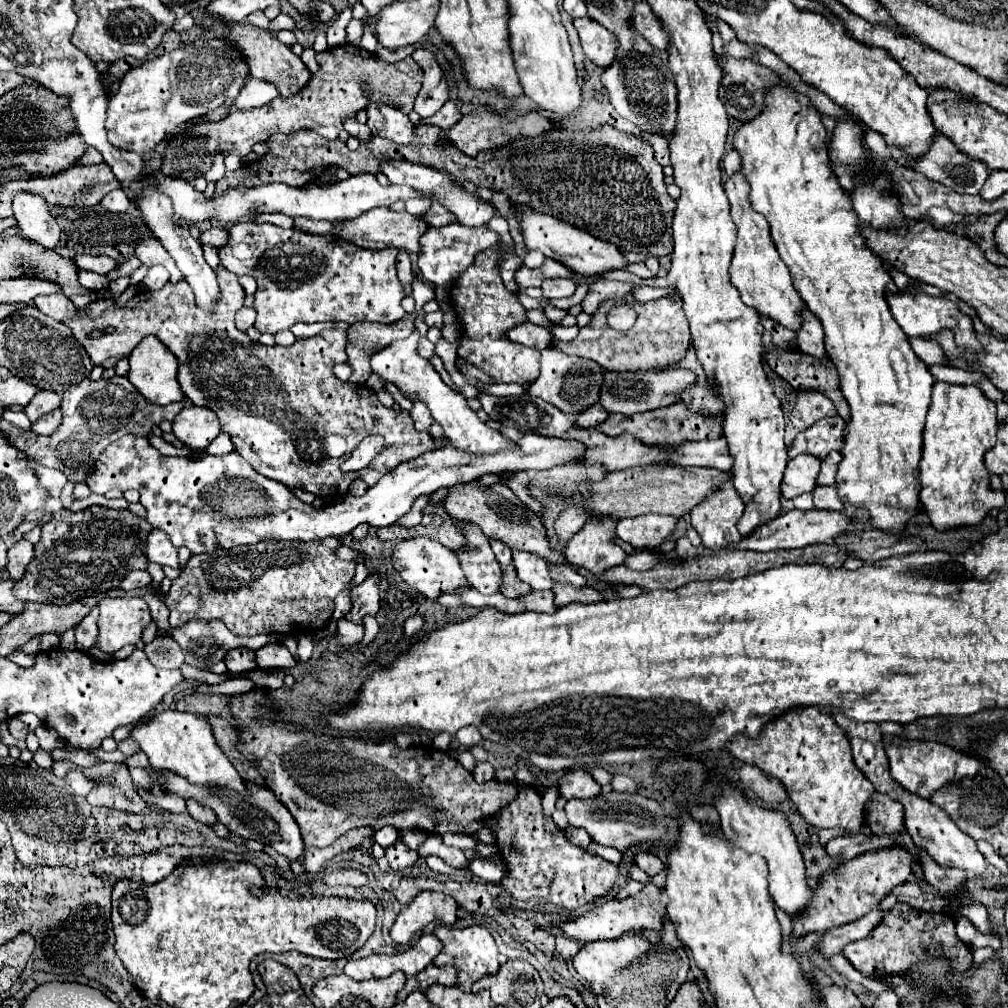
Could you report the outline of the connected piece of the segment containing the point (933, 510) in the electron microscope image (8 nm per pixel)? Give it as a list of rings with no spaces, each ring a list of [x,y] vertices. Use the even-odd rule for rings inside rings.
[[[935,381],[923,431],[923,457],[919,463],[921,503],[935,529],[945,531],[979,523],[989,509],[1005,505],[1005,493],[989,487],[989,471],[983,465],[985,451],[995,445],[997,427],[995,403],[989,401],[979,387]]]

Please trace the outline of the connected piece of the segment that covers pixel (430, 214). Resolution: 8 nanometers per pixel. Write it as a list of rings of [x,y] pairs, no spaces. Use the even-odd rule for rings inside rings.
[[[433,201],[431,209],[429,209],[423,217],[425,217],[431,225],[447,225],[447,223],[451,223],[451,221],[457,221],[457,219],[455,219],[455,215],[453,215],[451,211],[443,209],[437,201]]]

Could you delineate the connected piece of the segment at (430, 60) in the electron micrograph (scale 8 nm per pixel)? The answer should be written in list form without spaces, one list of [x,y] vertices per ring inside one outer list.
[[[415,49],[411,55],[423,69],[423,87],[415,99],[415,111],[423,117],[431,117],[437,113],[443,103],[449,99],[451,89],[445,79],[445,71],[437,63],[435,55],[429,49]]]

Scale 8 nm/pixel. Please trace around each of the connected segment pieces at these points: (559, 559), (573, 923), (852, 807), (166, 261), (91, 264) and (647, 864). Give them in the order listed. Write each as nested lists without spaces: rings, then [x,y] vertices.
[[[479,483],[455,485],[455,487],[451,487],[449,497],[445,499],[445,507],[453,521],[475,523],[485,533],[485,537],[499,539],[509,549],[533,553],[537,557],[543,557],[547,563],[569,565],[569,561],[565,559],[565,553],[549,545],[541,517],[537,513],[533,513],[525,503],[521,503],[517,499],[517,495],[505,485],[489,485],[489,487],[479,485]]]
[[[647,885],[641,889],[637,895],[629,895],[625,899],[613,899],[605,901],[603,905],[597,905],[593,911],[561,923],[561,929],[565,935],[593,943],[593,941],[611,941],[611,939],[621,939],[627,933],[641,933],[641,931],[659,931],[663,929],[663,917],[665,917],[665,907],[667,907],[667,893],[655,885]]]
[[[791,709],[791,713],[767,725],[767,731],[755,741],[733,737],[725,747],[733,757],[779,779],[787,789],[789,801],[809,825],[817,829],[839,827],[851,835],[861,831],[875,789],[855,767],[847,735],[833,717],[823,717],[817,709]]]
[[[147,237],[147,239],[143,239],[137,247],[135,247],[135,253],[137,253],[137,259],[143,263],[143,265],[147,265],[147,267],[151,267],[151,265],[163,265],[169,273],[171,273],[171,279],[169,279],[169,283],[179,283],[183,277],[181,277],[181,273],[179,273],[179,269],[177,269],[177,265],[173,263],[173,259],[171,259],[171,255],[165,251],[165,247],[155,239],[155,237]]]
[[[75,255],[75,265],[79,269],[87,269],[87,271],[95,271],[101,275],[111,273],[113,269],[117,269],[117,263],[111,257],[105,255]]]
[[[639,851],[639,853],[635,855],[635,863],[637,863],[645,873],[649,873],[649,876],[654,876],[655,873],[659,873],[659,871],[663,869],[661,859],[659,859],[657,855],[653,855],[653,853],[643,853],[643,851]]]

